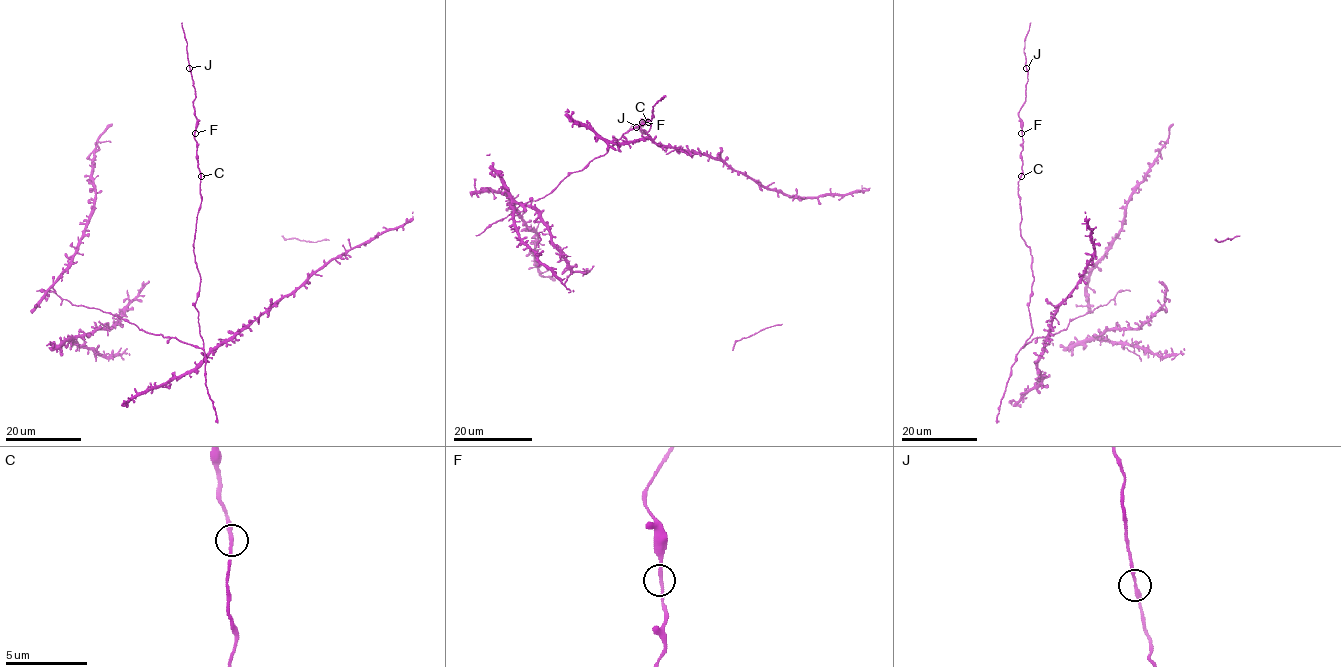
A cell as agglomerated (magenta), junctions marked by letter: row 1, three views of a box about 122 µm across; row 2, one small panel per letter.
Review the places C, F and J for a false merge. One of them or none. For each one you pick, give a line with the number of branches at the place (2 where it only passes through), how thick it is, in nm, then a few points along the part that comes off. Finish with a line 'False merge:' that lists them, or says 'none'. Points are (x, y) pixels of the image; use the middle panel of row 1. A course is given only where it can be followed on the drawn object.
False merge: none

